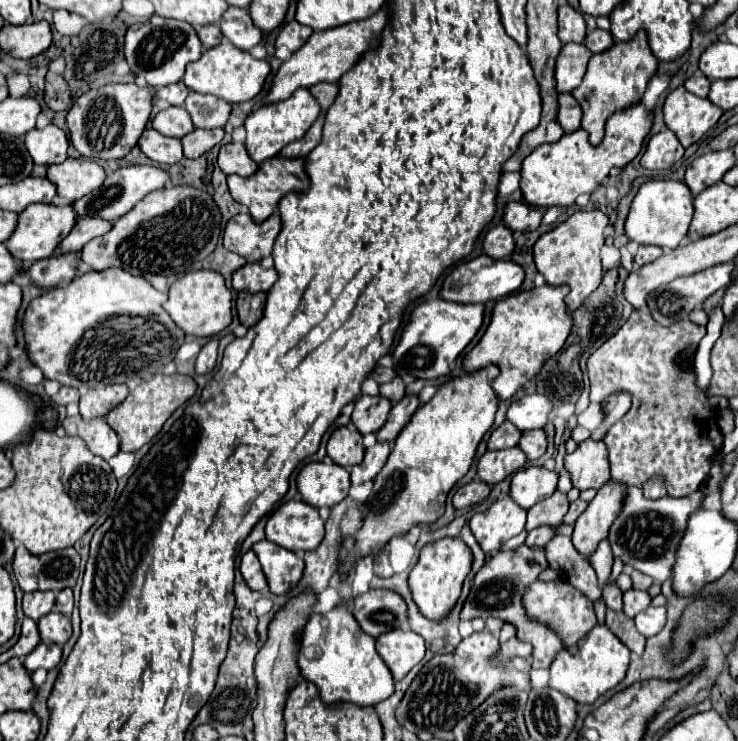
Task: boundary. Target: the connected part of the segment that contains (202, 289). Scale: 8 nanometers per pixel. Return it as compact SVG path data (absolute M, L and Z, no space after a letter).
M210 269L190 271L172 283L170 297L164 303L164 309L186 335L210 337L232 323L232 293L220 273Z

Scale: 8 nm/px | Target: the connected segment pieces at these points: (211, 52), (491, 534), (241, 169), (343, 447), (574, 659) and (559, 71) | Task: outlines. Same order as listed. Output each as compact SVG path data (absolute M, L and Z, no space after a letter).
M222 41L220 45L206 49L196 63L188 65L188 69L182 77L182 83L192 91L210 93L216 97L224 97L226 101L240 103L240 101L248 101L248 99L256 97L262 91L268 75L270 75L270 63L266 59L258 61L248 51L240 51L232 43Z
M506 497L496 501L488 511L476 513L468 525L482 551L494 555L508 539L524 531L526 511Z
M244 143L222 145L218 153L218 165L226 175L252 175L258 169L258 165L248 157Z
M340 427L332 433L328 445L326 445L328 457L342 467L354 467L364 457L364 445L362 435L352 427Z
M596 625L590 633L586 633L576 645L564 647L550 665L550 683L548 687L568 695L576 703L592 705L600 695L614 689L628 671L630 665L630 651L628 647L606 627Z
M568 43L562 47L560 57L556 61L556 89L558 93L570 93L574 91L586 73L586 65L592 57L592 51L588 51L580 43Z

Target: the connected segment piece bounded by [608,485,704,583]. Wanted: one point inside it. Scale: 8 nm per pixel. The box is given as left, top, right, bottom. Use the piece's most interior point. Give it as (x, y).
(646, 535)

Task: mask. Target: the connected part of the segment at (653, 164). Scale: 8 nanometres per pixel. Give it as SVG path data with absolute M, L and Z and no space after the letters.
M670 129L650 137L640 163L646 169L670 169L684 155L684 147Z

